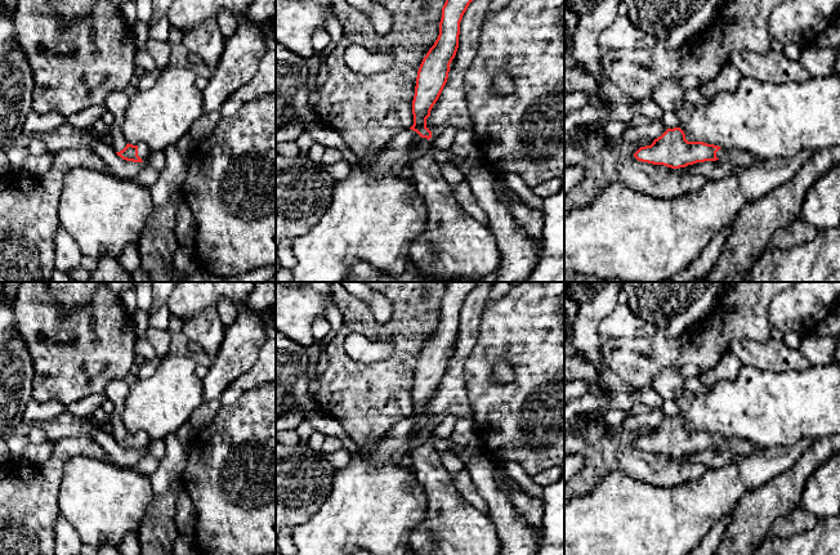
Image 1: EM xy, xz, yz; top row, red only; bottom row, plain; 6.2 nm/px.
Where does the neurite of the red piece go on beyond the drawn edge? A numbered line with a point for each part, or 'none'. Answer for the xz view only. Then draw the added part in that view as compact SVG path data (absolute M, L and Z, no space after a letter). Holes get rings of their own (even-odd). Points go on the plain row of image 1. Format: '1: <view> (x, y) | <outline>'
1: xz (452, 527) | M430 426L425 440L411 452L412 469L425 489L428 509L425 519L410 534L410 549L415 555L500 555L501 542L492 519L459 493L439 451L439 439Z

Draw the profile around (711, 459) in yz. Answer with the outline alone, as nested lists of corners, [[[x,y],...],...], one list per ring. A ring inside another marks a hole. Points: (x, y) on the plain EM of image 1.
[[[725,448],[705,449],[691,453],[689,460],[701,462],[706,469],[721,469],[736,456]]]

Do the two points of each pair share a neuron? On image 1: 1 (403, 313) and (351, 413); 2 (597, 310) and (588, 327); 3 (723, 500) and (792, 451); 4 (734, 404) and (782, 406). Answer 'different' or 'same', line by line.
1: same
2: same
3: same
4: same

